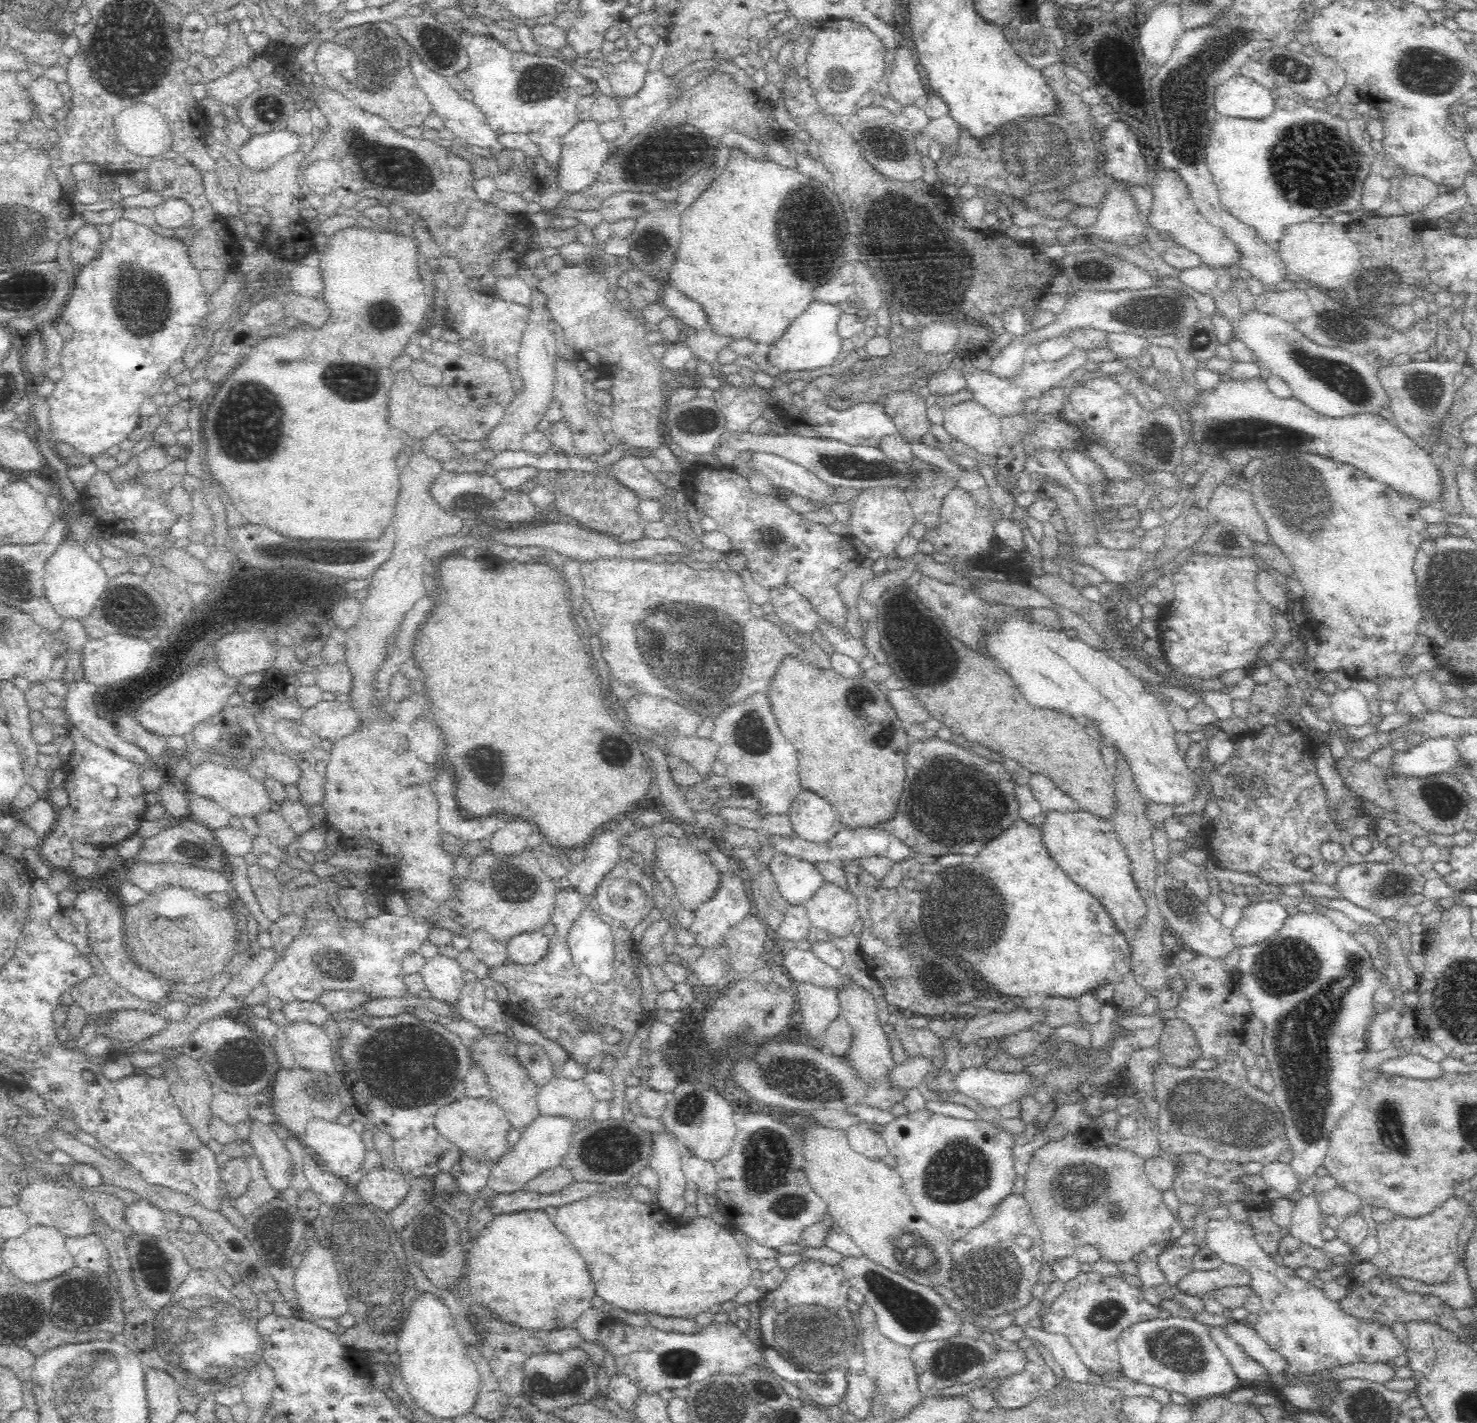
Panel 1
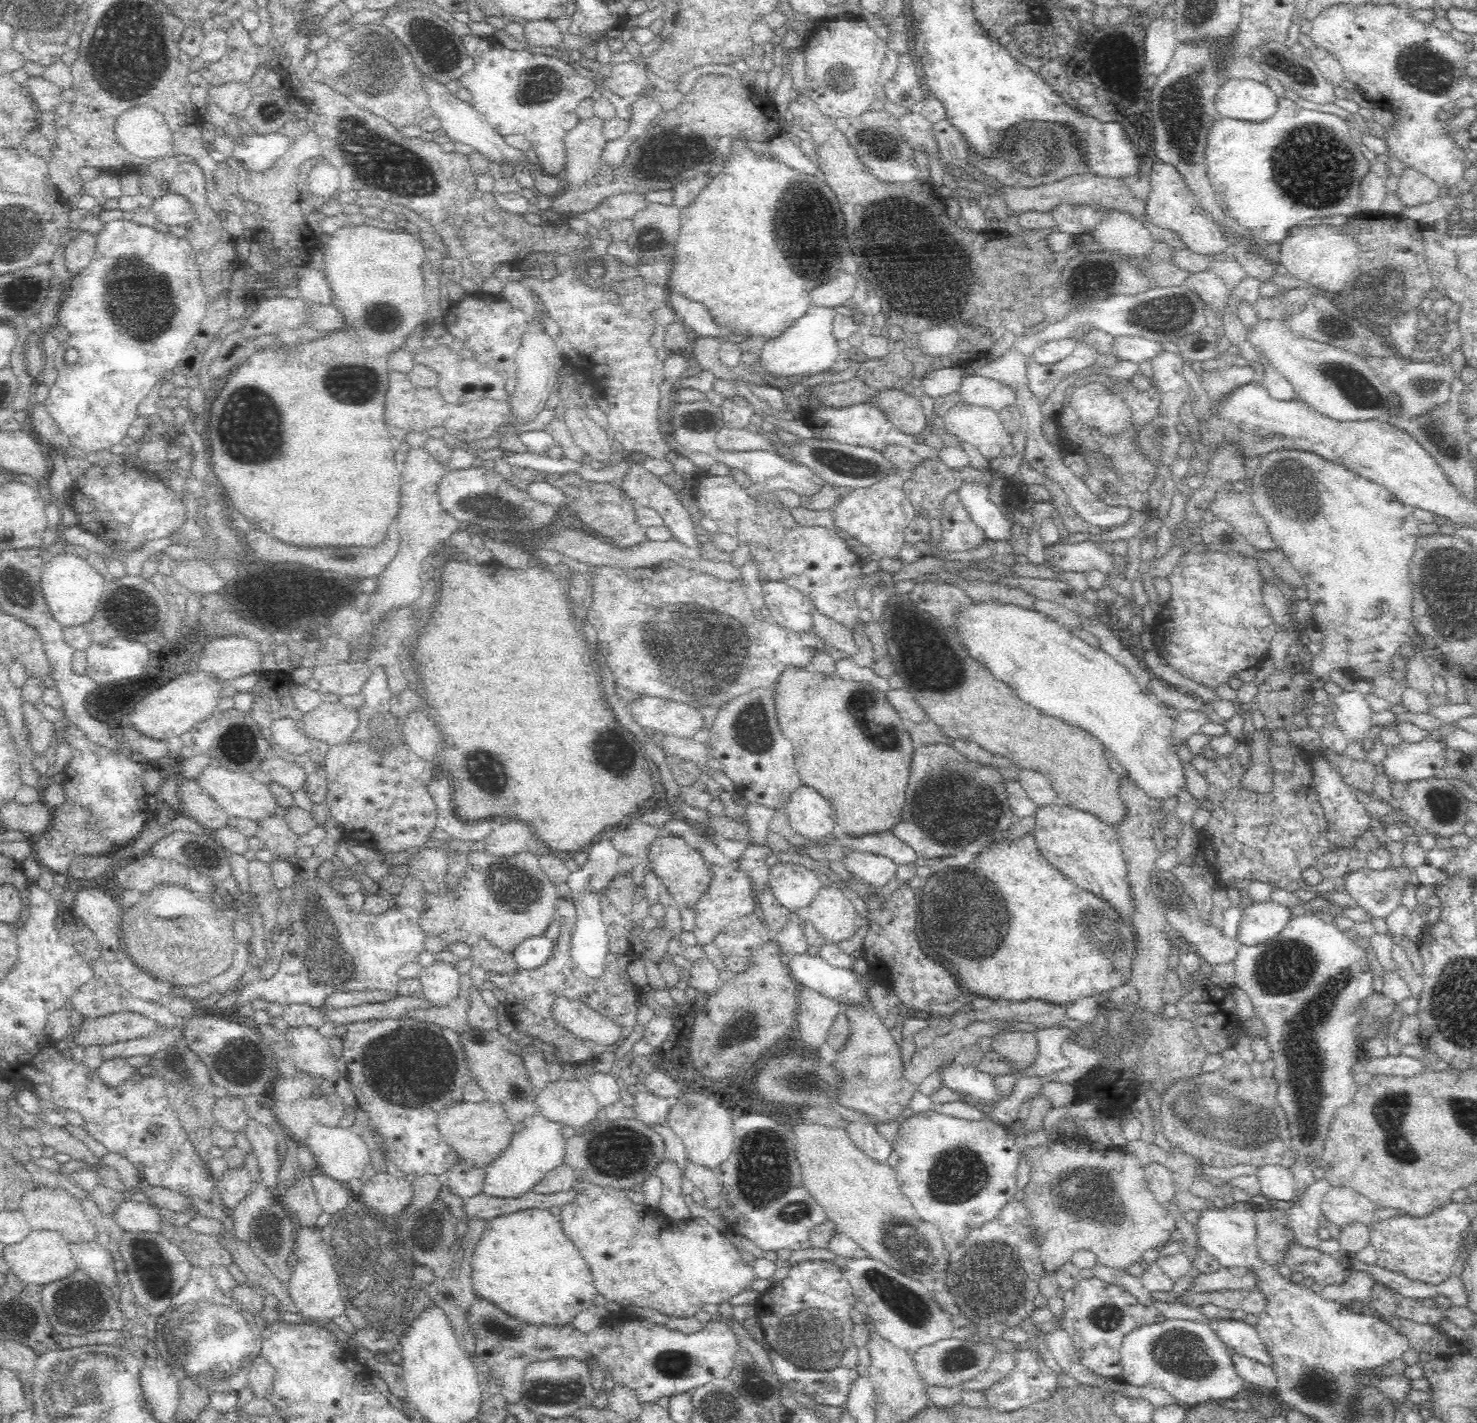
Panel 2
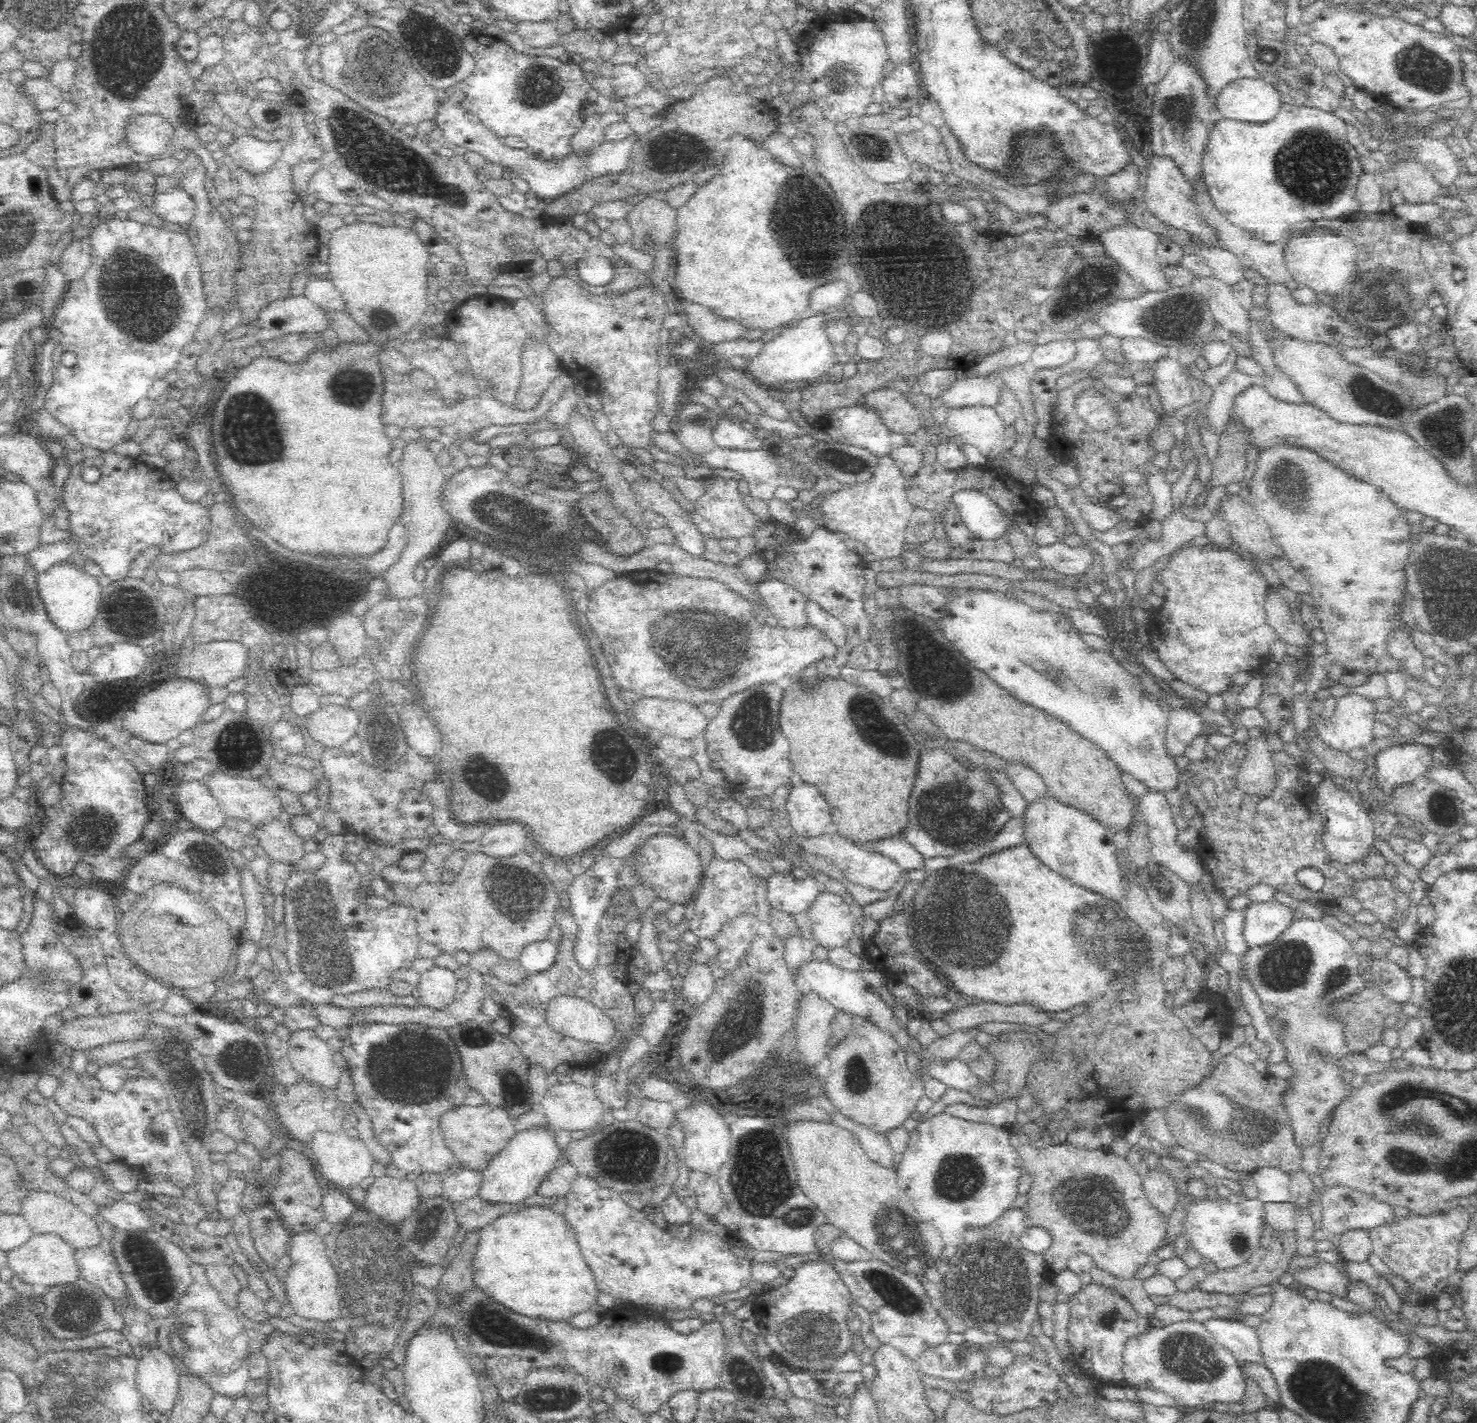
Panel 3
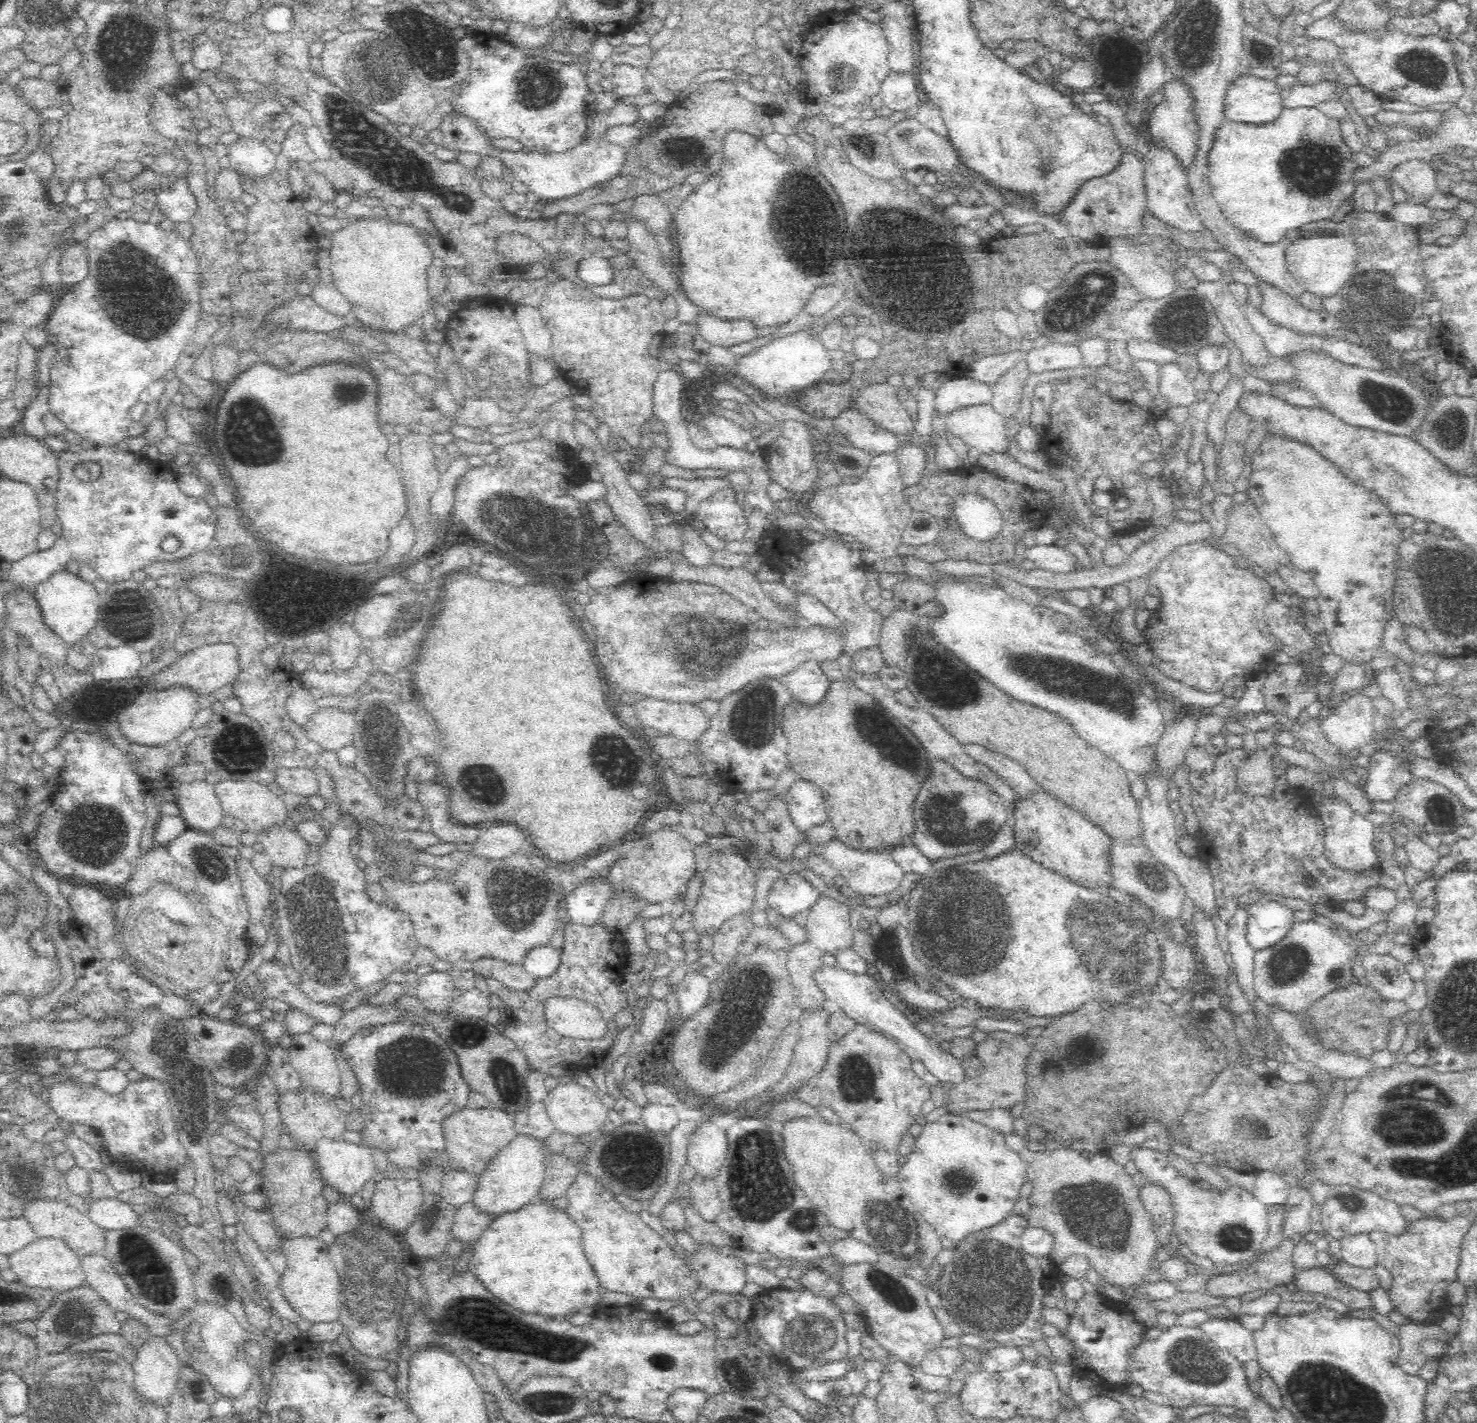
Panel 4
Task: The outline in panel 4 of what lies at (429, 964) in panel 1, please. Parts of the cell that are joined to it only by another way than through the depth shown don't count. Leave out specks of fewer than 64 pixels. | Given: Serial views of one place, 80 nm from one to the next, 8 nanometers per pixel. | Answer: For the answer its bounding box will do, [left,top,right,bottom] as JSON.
[414,971,457,1013]

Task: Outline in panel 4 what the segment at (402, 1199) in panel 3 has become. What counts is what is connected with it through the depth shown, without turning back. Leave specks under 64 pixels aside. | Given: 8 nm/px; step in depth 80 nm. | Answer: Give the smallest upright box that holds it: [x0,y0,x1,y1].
[368,1179,425,1236]

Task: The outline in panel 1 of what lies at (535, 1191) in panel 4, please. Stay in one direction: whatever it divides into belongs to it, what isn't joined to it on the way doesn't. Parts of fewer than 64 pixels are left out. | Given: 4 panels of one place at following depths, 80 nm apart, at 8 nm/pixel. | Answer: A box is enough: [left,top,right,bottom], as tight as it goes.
[486,1116,577,1194]

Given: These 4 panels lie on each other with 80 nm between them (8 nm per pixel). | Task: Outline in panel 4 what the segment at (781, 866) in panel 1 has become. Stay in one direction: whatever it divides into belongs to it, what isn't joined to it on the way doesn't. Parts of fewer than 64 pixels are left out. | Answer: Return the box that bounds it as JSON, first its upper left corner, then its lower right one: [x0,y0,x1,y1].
[767,876,819,920]

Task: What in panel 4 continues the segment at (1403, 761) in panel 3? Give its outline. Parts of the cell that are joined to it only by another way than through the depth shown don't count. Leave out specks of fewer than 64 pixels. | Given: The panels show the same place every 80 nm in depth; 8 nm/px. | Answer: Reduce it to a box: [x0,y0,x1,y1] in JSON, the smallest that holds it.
[1358,750,1412,802]

